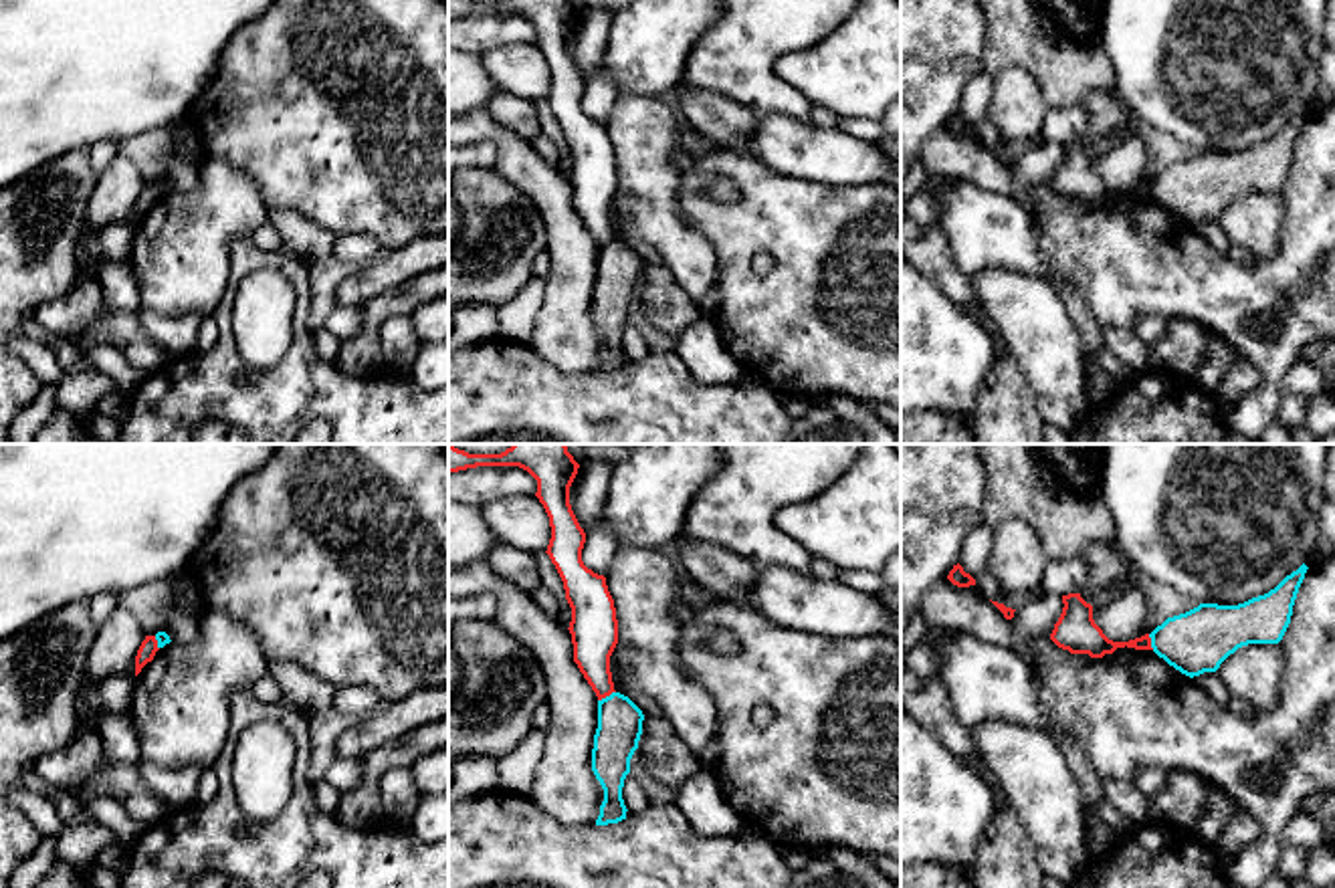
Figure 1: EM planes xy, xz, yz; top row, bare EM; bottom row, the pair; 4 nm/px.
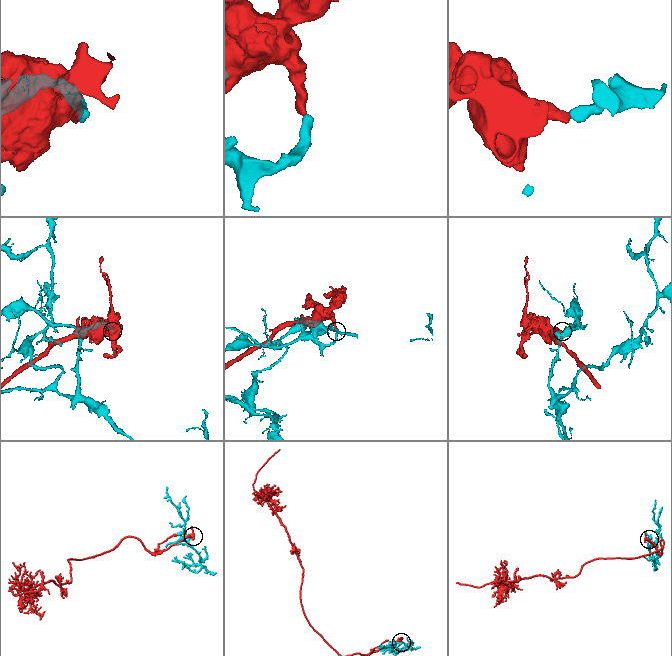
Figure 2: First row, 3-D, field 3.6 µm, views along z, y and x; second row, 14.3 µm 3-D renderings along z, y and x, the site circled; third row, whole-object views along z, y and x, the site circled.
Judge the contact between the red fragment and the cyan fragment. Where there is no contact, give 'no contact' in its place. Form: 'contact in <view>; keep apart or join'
contact in xz; keep apart

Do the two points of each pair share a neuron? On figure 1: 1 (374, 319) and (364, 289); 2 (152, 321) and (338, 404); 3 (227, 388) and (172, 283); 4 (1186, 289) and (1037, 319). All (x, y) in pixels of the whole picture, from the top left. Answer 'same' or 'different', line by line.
1: different
2: different
3: different
4: different

